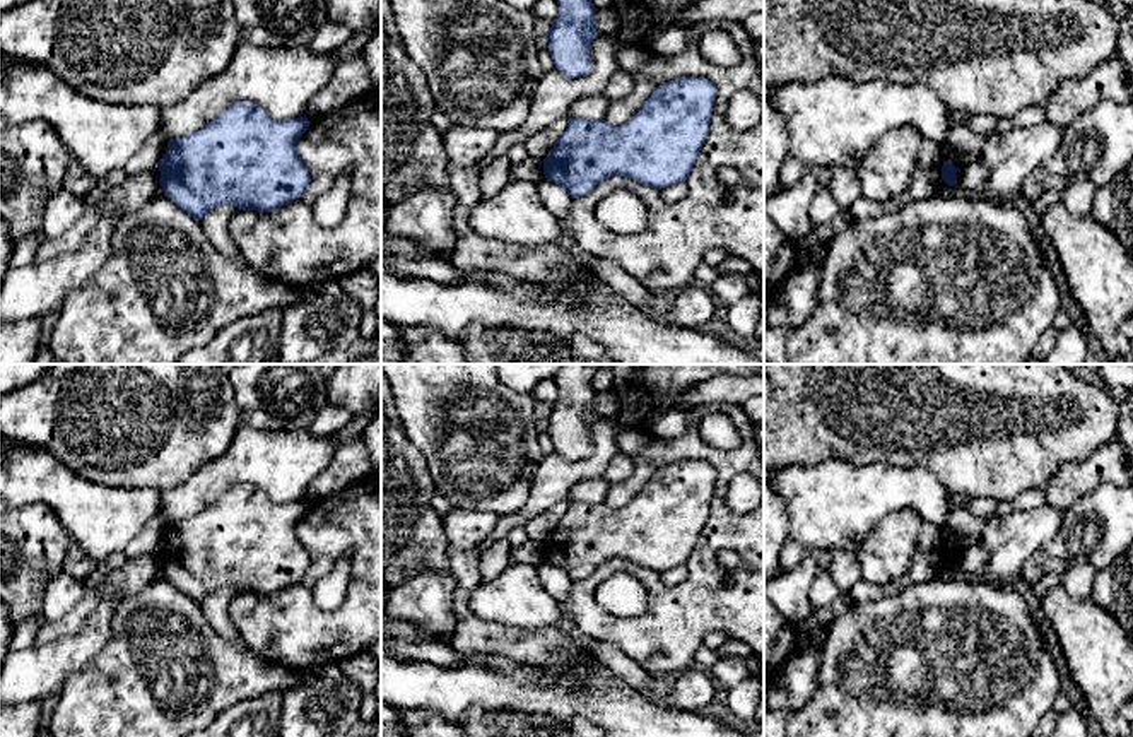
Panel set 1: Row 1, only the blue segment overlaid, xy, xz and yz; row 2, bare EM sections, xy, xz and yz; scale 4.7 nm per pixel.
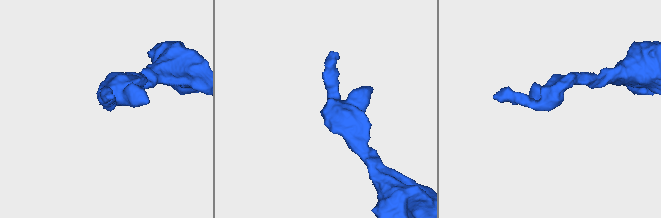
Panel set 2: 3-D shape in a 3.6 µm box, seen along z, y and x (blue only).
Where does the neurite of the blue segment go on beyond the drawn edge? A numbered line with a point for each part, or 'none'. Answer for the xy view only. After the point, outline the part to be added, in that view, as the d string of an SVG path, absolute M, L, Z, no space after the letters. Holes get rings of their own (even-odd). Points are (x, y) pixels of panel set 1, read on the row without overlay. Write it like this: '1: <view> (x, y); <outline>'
none

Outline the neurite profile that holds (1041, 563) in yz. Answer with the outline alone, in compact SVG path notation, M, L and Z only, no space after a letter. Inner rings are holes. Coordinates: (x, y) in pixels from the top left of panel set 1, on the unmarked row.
M1041 549L1027 559L1020 575L1027 583L1034 585L1041 576L1056 571L1060 573L1063 568L1065 564L1060 559Z

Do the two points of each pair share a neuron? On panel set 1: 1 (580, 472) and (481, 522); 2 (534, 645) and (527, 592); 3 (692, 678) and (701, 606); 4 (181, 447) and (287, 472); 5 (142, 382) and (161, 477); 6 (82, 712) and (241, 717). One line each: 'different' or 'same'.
1: different
2: different
3: different
4: different
5: same
6: different

